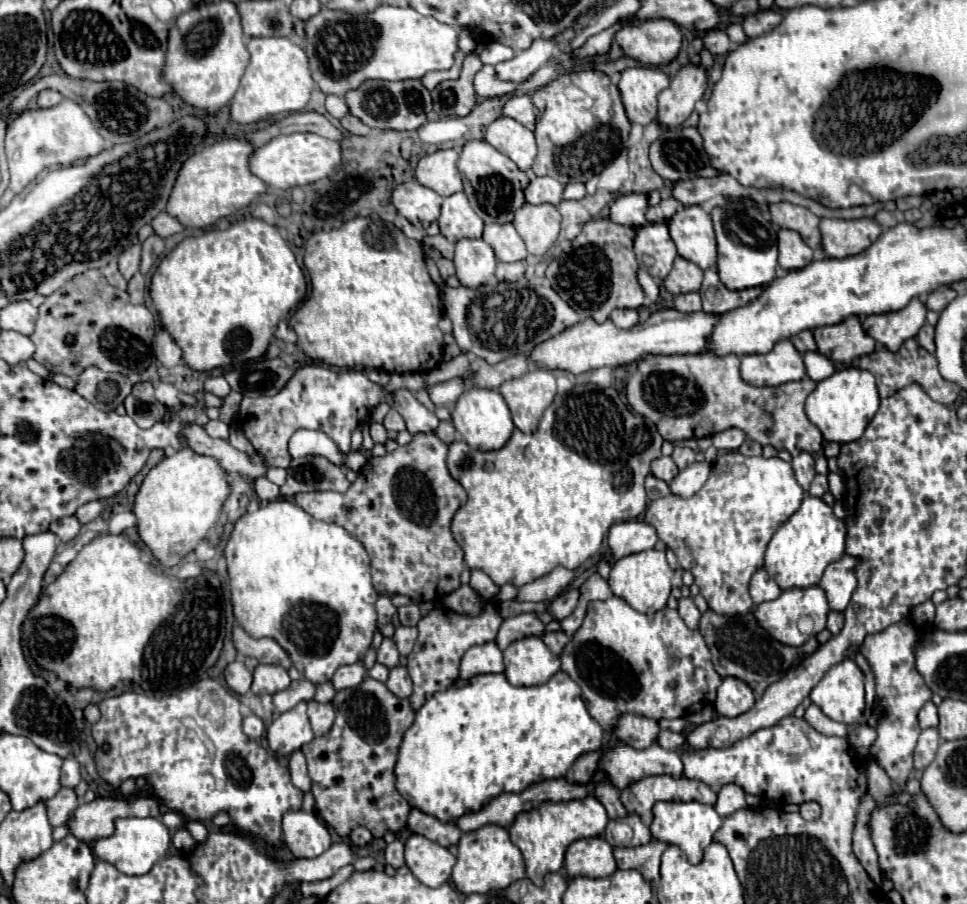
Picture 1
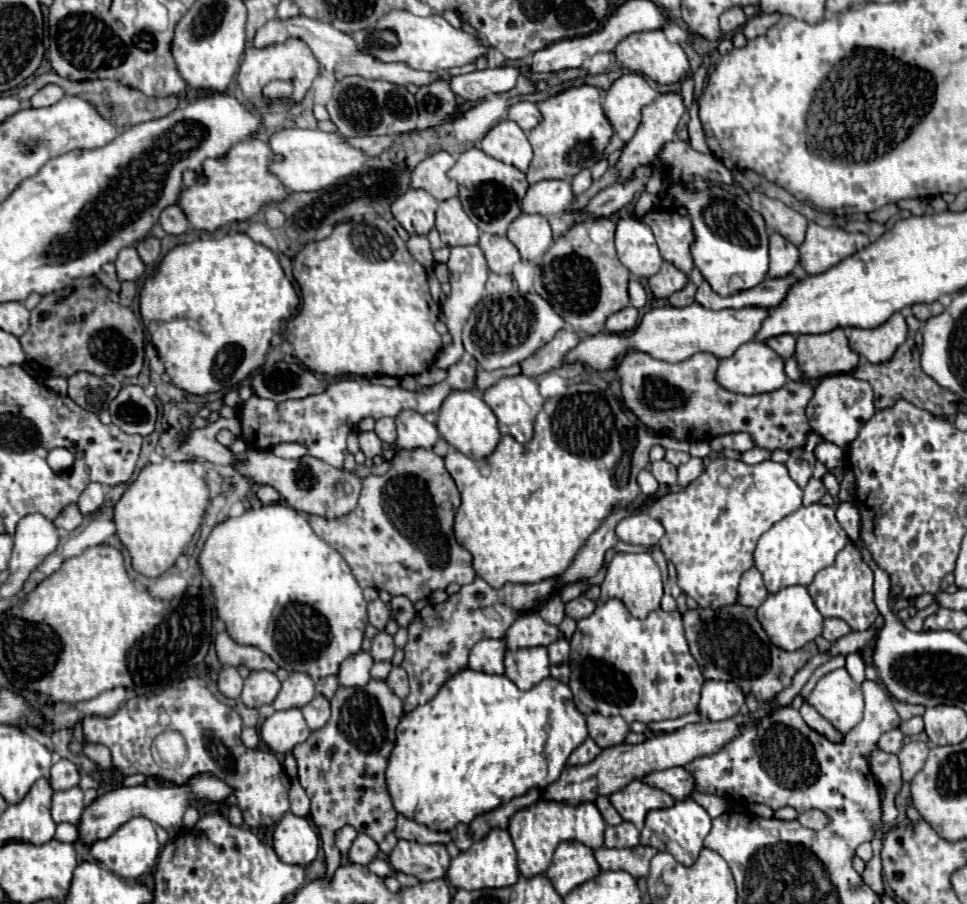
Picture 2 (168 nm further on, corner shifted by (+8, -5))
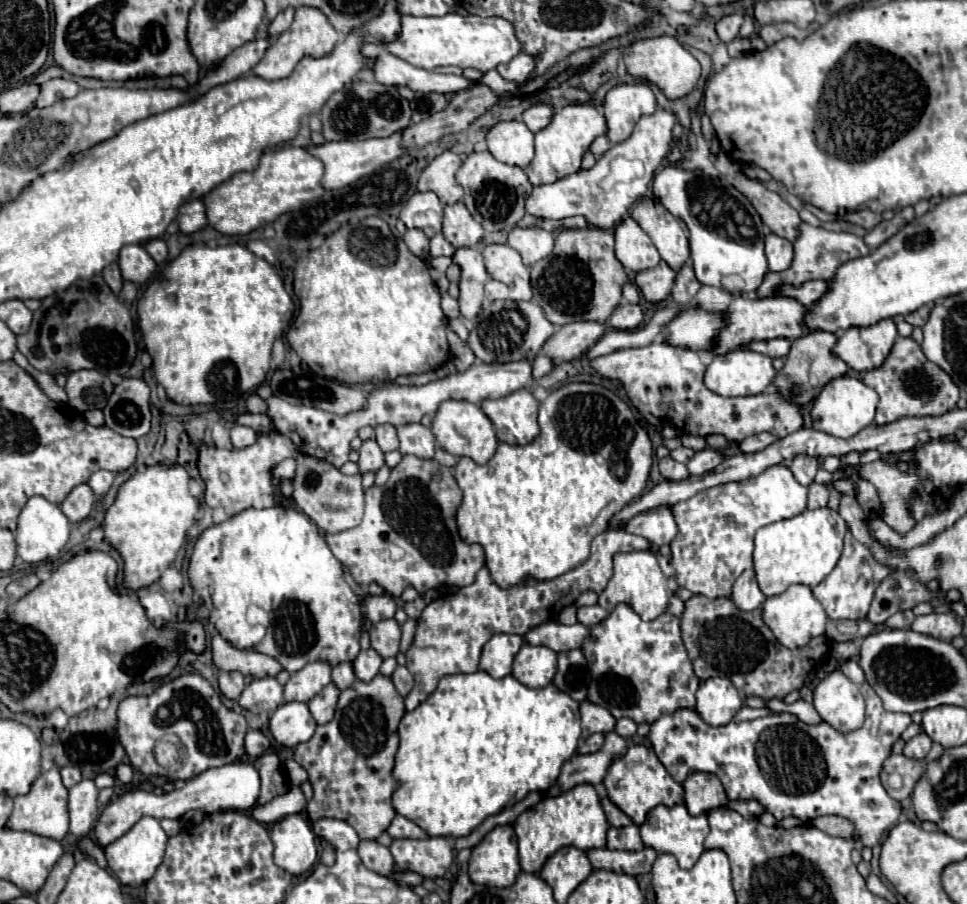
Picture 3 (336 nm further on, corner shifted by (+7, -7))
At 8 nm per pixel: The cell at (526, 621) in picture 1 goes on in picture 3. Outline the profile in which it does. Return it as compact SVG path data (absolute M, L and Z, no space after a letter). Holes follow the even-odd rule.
M545 622L545 624L531 628L525 634L525 642L531 646L547 646L555 652L567 652L573 648L579 648L587 634L589 634L589 628L585 628L579 622L573 626L565 626L565 624L557 624L557 622Z

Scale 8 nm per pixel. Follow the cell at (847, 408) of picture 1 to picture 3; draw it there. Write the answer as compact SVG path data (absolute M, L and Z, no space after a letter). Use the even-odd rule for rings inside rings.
M839 376L831 380L821 394L813 400L813 410L811 410L811 420L813 428L821 430L825 434L837 436L837 438L849 438L867 428L873 418L875 418L875 408L877 408L879 396L873 392L873 388L865 386L859 378L855 376Z

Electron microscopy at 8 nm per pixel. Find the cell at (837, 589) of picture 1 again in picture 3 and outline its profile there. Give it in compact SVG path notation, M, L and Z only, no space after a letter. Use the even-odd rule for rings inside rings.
M847 532L845 548L843 548L843 554L841 554L837 566L821 584L817 584L813 588L813 594L821 602L823 610L827 612L827 616L831 620L865 620L869 606L871 606L871 600L873 600L875 586L879 586L881 580L889 572L893 572L893 570L875 562L869 548L865 548L861 542L857 542L851 536L851 532Z

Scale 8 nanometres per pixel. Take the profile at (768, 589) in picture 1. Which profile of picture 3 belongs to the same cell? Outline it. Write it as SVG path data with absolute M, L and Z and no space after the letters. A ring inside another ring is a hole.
M745 570L737 582L733 584L733 594L731 600L737 604L737 608L751 612L763 606L765 602L765 594L761 592L757 578L755 578L755 570Z

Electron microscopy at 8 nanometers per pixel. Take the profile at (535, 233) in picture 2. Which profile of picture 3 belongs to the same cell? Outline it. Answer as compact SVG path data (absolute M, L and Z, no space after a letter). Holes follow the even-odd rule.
M513 228L509 230L507 244L517 250L527 266L533 266L553 250L553 234L543 228Z

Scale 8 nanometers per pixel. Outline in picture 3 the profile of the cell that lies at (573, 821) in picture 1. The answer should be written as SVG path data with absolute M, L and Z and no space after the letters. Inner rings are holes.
M581 784L573 788L573 792L565 792L565 796L543 798L537 806L519 814L513 822L513 828L519 844L521 870L539 874L545 860L563 846L575 846L579 850L603 848L609 824L595 788L591 784Z

